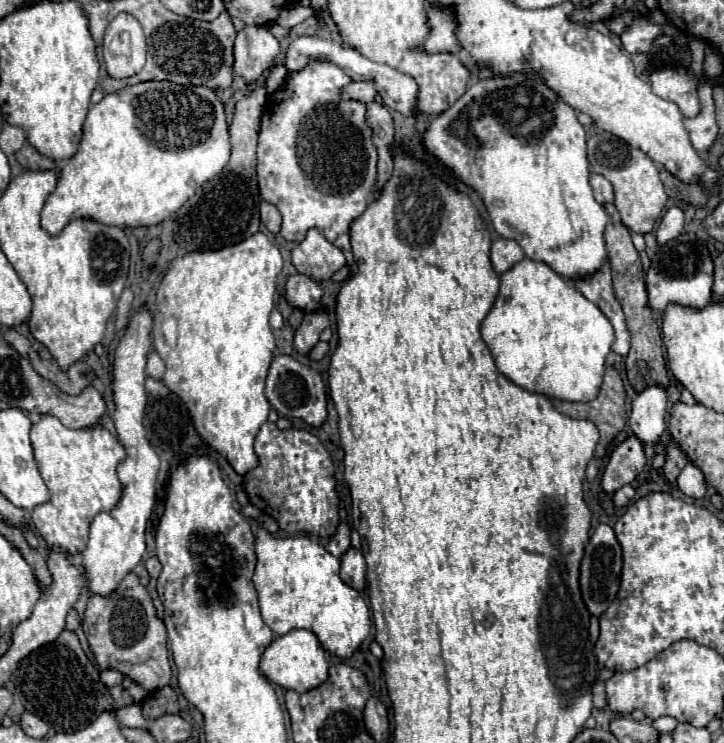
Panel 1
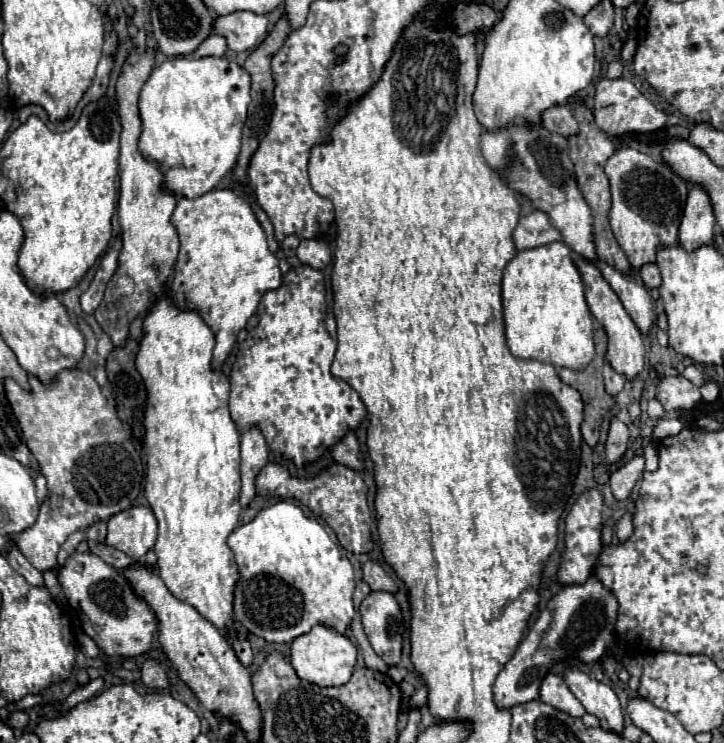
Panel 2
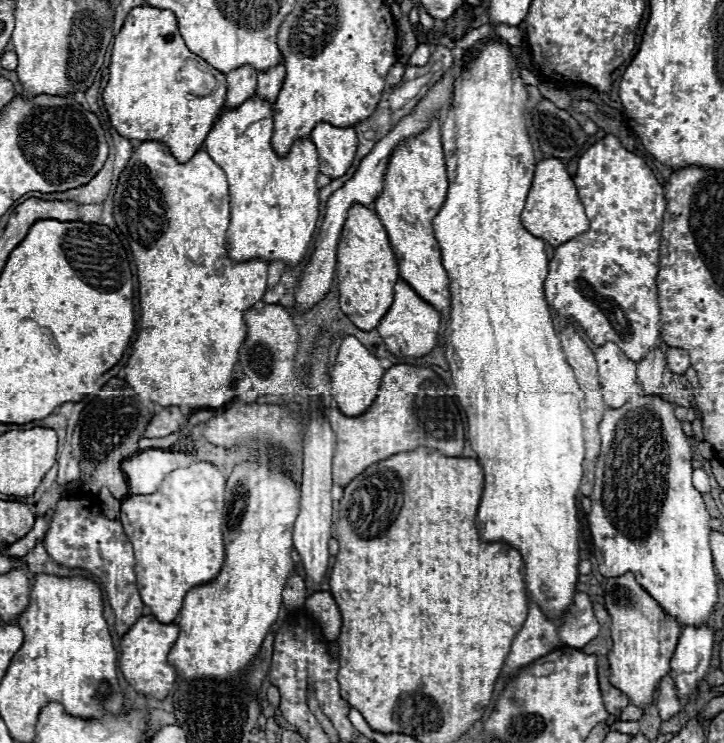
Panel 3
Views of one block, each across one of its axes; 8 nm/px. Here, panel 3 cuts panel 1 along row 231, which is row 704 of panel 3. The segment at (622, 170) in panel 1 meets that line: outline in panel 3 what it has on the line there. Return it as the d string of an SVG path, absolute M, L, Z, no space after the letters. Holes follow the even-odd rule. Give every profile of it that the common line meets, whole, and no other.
M624 574L624 576L608 580L604 606L612 618L612 650L608 652L610 684L614 684L618 690L622 690L628 696L630 704L634 704L634 706L642 708L642 712L646 712L646 708L654 700L654 692L656 692L660 680L664 676L670 676L670 672L672 672L670 660L674 656L680 632L682 632L682 624L678 624L678 620L674 620L674 618L668 618L668 614L662 610L662 606L640 584L636 584L632 574Z

